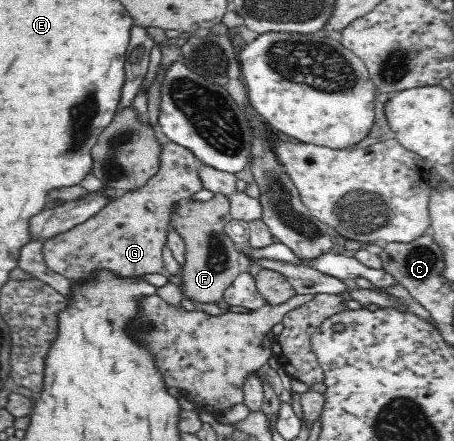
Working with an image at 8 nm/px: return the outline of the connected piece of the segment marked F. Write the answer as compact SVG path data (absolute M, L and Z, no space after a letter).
M215 194L210 201L179 200L178 208L171 211L172 225L184 239L185 264L181 267L183 283L181 291L193 303L217 303L223 299L224 291L242 273L239 267L241 252L235 249L235 242L225 232L225 225L232 220L229 200L222 194Z

